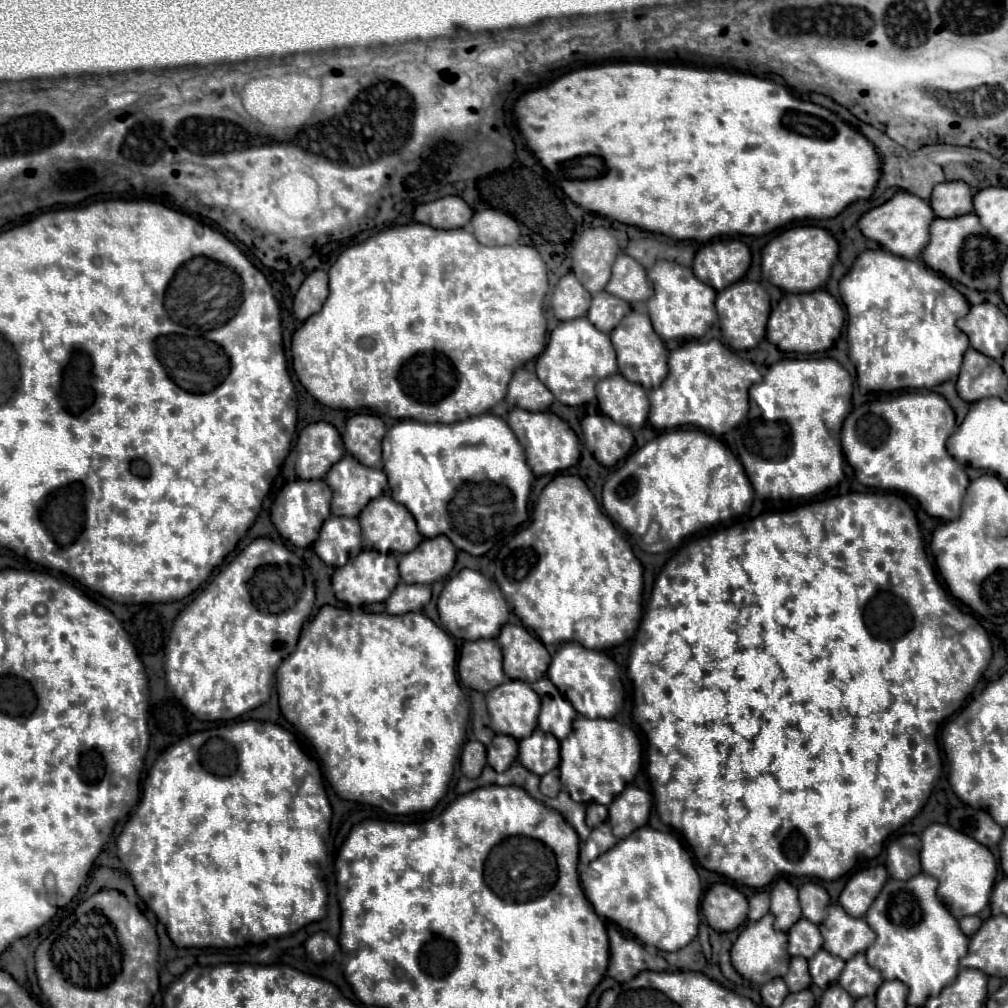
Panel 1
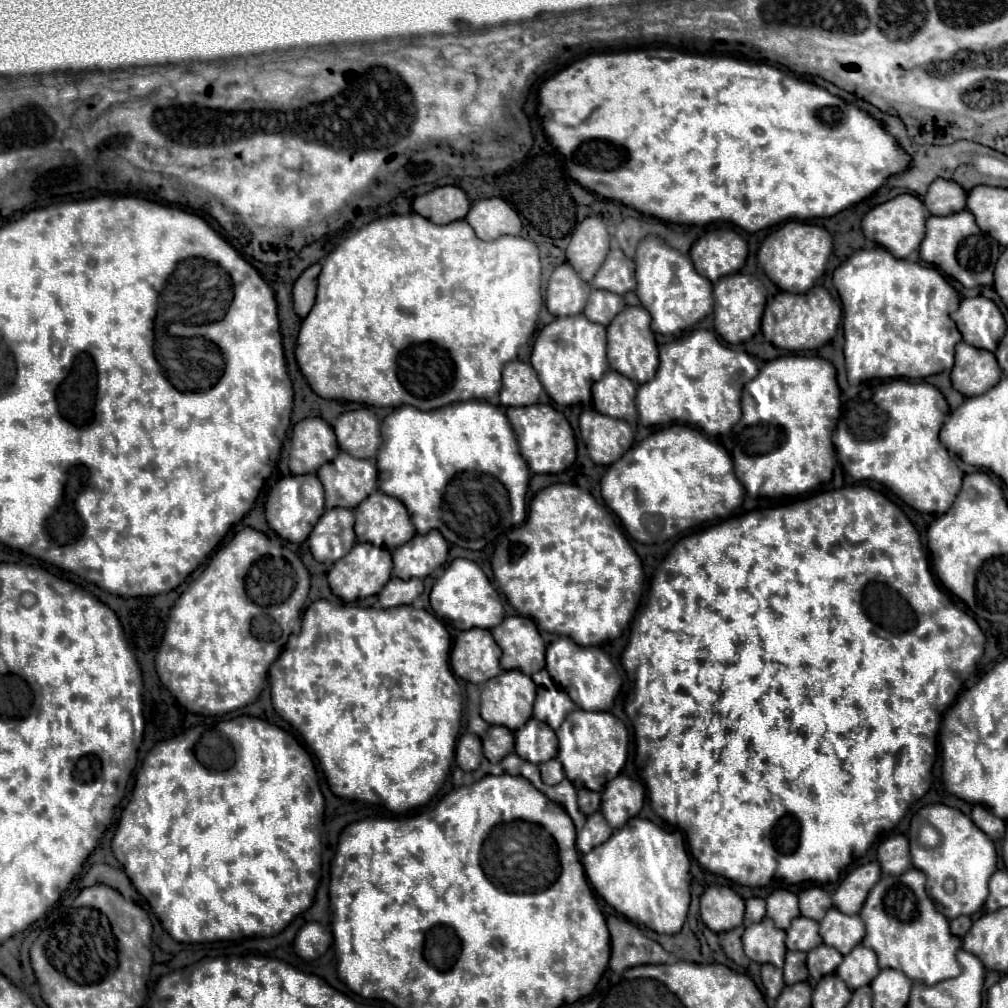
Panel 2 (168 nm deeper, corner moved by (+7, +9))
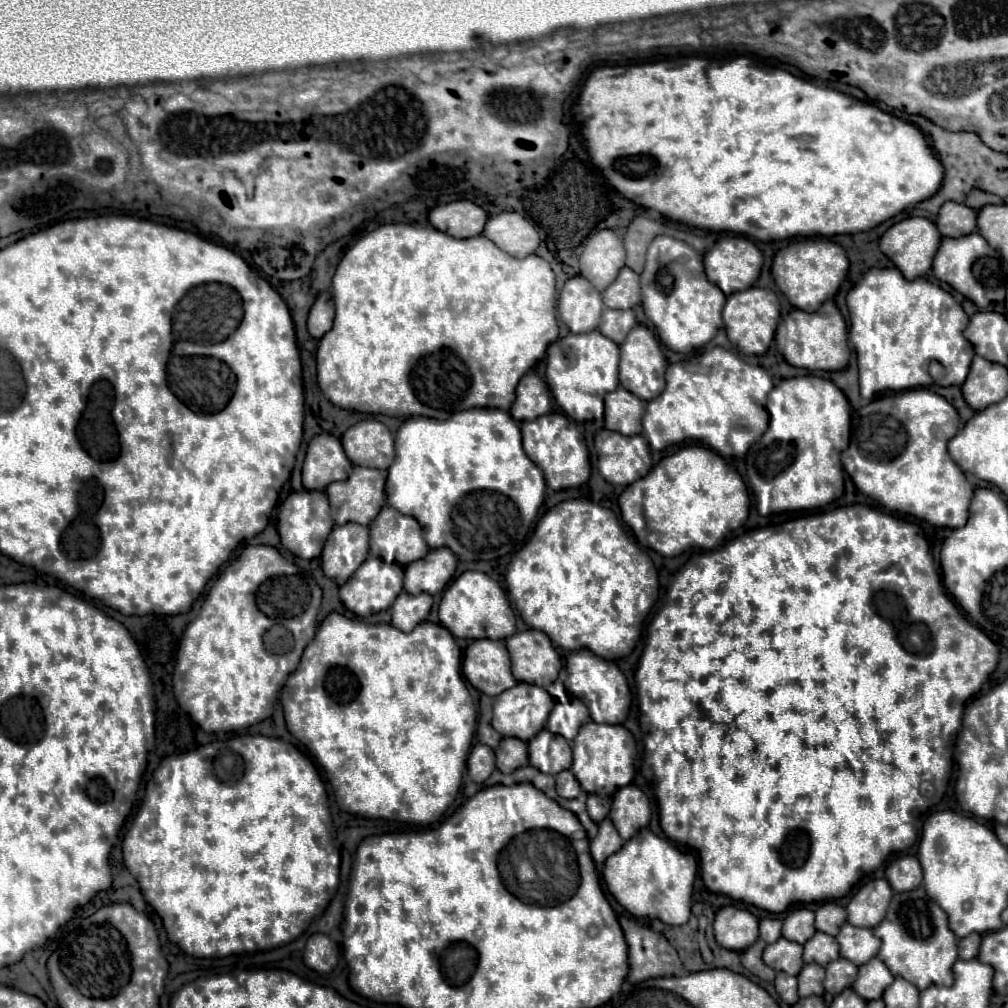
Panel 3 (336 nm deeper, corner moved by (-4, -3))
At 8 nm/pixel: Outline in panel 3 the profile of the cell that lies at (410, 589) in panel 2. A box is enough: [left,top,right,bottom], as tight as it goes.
[390,592,432,632]

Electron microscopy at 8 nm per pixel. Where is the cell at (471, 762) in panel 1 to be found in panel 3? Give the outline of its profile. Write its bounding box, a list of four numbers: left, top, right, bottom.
[468,744,496,784]

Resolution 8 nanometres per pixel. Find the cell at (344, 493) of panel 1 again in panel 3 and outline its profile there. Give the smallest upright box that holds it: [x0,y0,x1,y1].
[326,466,386,526]

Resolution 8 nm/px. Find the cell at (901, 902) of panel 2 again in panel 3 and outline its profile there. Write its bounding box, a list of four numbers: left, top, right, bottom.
[874,888,958,990]

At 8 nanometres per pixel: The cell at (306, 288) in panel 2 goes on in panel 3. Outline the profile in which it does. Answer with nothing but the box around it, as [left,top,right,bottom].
[308,292,334,340]

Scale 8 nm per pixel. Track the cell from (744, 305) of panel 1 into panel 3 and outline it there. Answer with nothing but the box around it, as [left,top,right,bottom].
[722,288,780,356]

